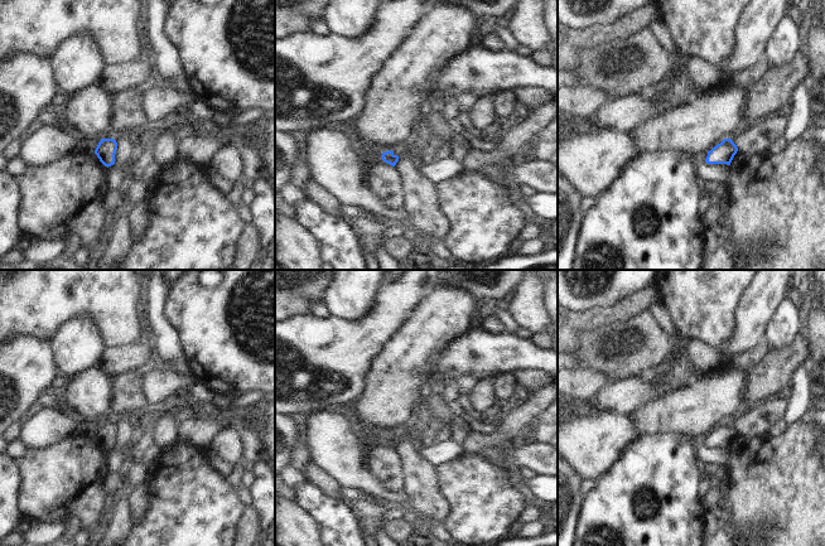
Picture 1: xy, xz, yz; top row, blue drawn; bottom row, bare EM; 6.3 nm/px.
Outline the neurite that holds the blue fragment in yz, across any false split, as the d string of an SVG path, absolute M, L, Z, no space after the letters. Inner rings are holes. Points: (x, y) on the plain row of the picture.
M724 421L720 426L708 434L705 445L708 446L727 446L730 448L738 430L732 421Z

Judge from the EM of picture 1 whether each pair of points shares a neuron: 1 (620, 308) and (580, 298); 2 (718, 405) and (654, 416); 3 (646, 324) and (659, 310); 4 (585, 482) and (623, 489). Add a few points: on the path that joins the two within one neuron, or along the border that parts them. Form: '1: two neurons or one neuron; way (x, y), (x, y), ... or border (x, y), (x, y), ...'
1: two neurons; border (633, 291), (612, 304), (596, 304), (578, 310)
2: one neuron; way (702, 406), (686, 411), (670, 411)
3: two neurons; border (650, 309), (657, 322), (674, 336)
4: two neurons; border (598, 478), (583, 497)

